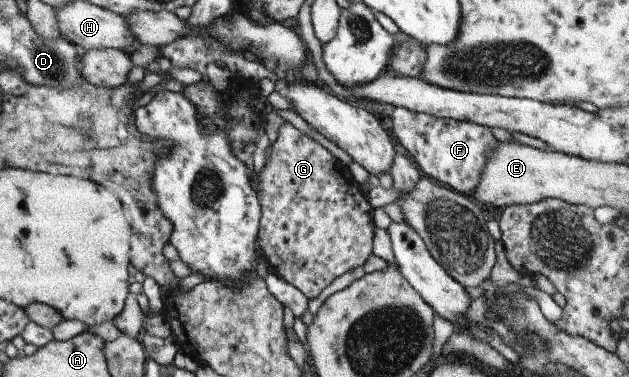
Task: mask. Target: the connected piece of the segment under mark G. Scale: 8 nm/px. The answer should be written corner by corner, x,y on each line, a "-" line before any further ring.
290,122
280,127
270,151
270,158
262,170
251,172
252,186
258,193
262,213
258,245
270,265
270,271
299,289
308,299
313,299
340,275
362,267
372,255
374,209
368,201
367,192
353,179
350,169

